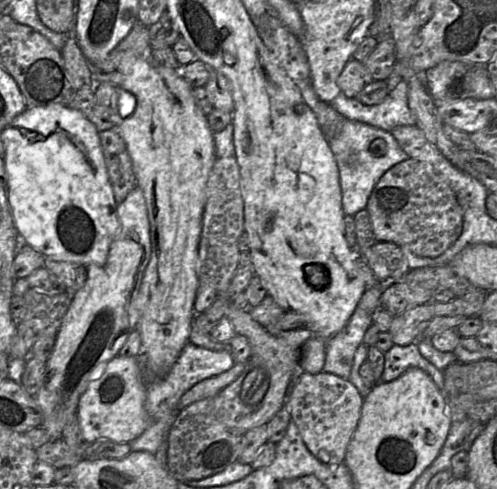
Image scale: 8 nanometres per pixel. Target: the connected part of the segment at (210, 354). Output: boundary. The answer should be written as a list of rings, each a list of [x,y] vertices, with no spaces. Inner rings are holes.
[[[188,342],[181,351],[170,371],[162,378],[147,381],[146,410],[150,422],[146,430],[129,444],[132,452],[148,451],[156,454],[158,448],[165,444],[169,431],[179,412],[181,397],[197,383],[218,376],[235,365],[229,350],[212,351]]]

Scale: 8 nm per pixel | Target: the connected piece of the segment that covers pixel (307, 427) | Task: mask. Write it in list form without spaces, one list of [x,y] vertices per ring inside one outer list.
[[[320,372],[301,375],[285,407],[299,429],[307,449],[325,464],[340,464],[345,461],[348,445],[358,426],[364,398],[350,380],[335,374]]]

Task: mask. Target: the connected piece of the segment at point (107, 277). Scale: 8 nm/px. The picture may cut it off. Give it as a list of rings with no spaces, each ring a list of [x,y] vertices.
[[[135,186],[124,201],[118,204],[117,215],[120,230],[110,246],[107,262],[103,266],[95,264],[85,266],[86,282],[81,289],[72,293],[72,302],[59,328],[53,351],[47,361],[44,383],[35,396],[43,416],[40,427],[48,433],[51,440],[62,438],[65,425],[72,416],[77,414],[80,396],[91,381],[100,377],[105,365],[119,355],[127,337],[137,328],[139,320],[137,296],[144,271],[151,257],[150,223],[146,201],[138,186]]]

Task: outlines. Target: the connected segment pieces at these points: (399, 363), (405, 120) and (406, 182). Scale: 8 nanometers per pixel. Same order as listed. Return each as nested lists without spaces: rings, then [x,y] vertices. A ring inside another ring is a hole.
[[[412,343],[408,346],[394,344],[389,351],[384,353],[384,356],[385,365],[380,382],[391,382],[410,368],[420,368],[429,374],[443,398],[450,400],[444,386],[443,371],[437,369],[421,355],[417,343]]]
[[[400,81],[392,87],[385,100],[378,105],[365,105],[341,92],[330,102],[346,119],[366,123],[390,132],[398,126],[416,125],[416,117],[408,105],[408,85]]]
[[[408,158],[405,161],[395,165],[381,177],[370,195],[366,209],[370,214],[376,242],[393,242],[400,247],[407,247],[410,251],[418,256],[436,258],[442,255],[459,238],[463,229],[463,210],[459,205],[456,195],[446,178],[430,163],[419,161],[413,158]]]

